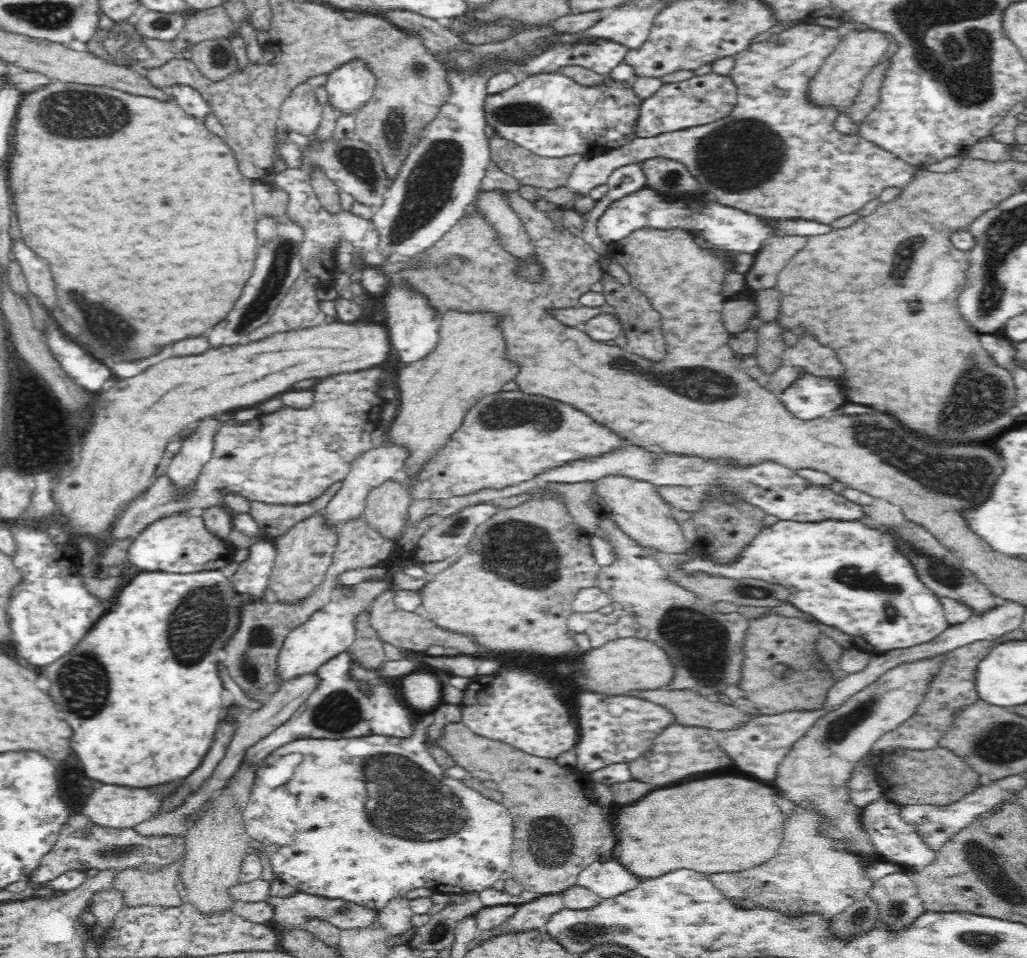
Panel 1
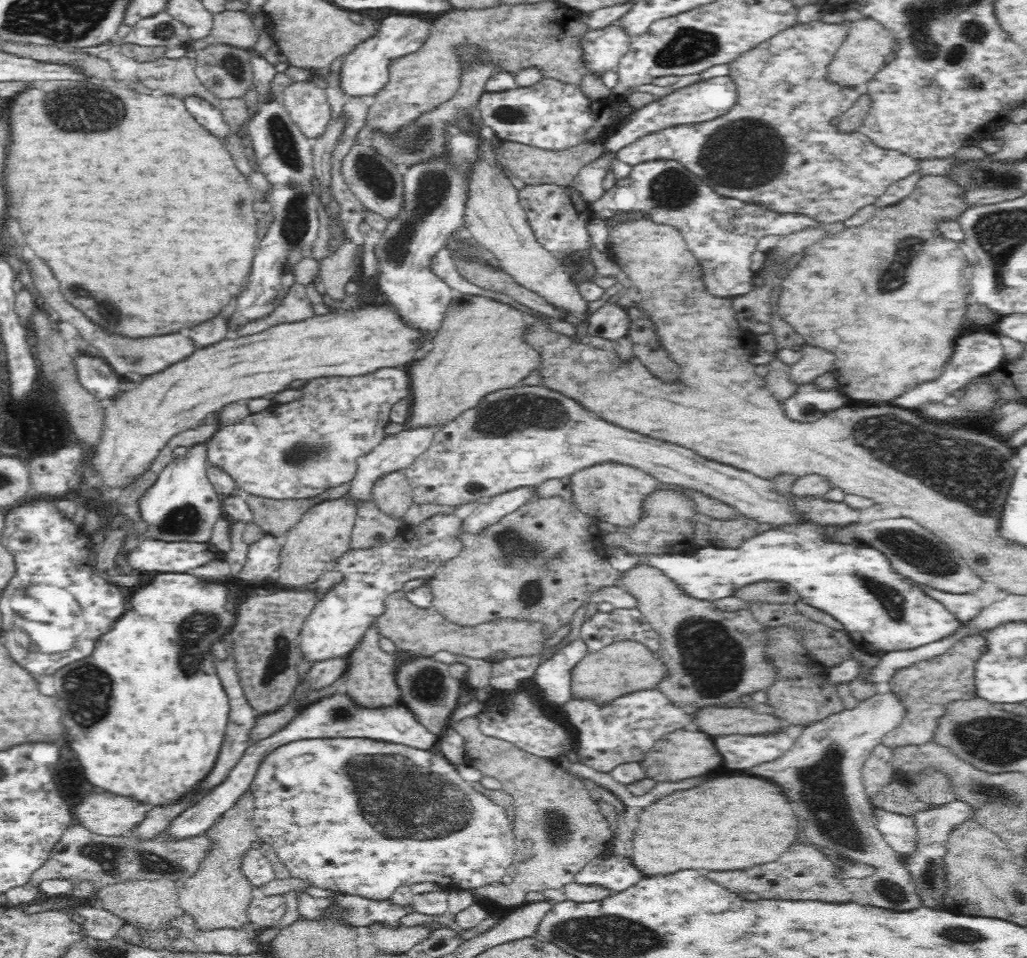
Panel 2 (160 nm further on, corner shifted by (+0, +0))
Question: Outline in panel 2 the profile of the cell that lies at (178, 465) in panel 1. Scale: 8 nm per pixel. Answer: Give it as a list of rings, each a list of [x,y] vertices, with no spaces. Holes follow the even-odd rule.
[[[207,443],[193,444],[181,450],[181,452],[183,455],[175,455],[167,466],[161,470],[156,482],[138,500],[140,516],[147,524],[147,529],[142,538],[192,542],[208,542],[210,540],[212,525],[216,522],[216,517],[222,513],[222,498],[215,493],[215,488],[207,478]]]

